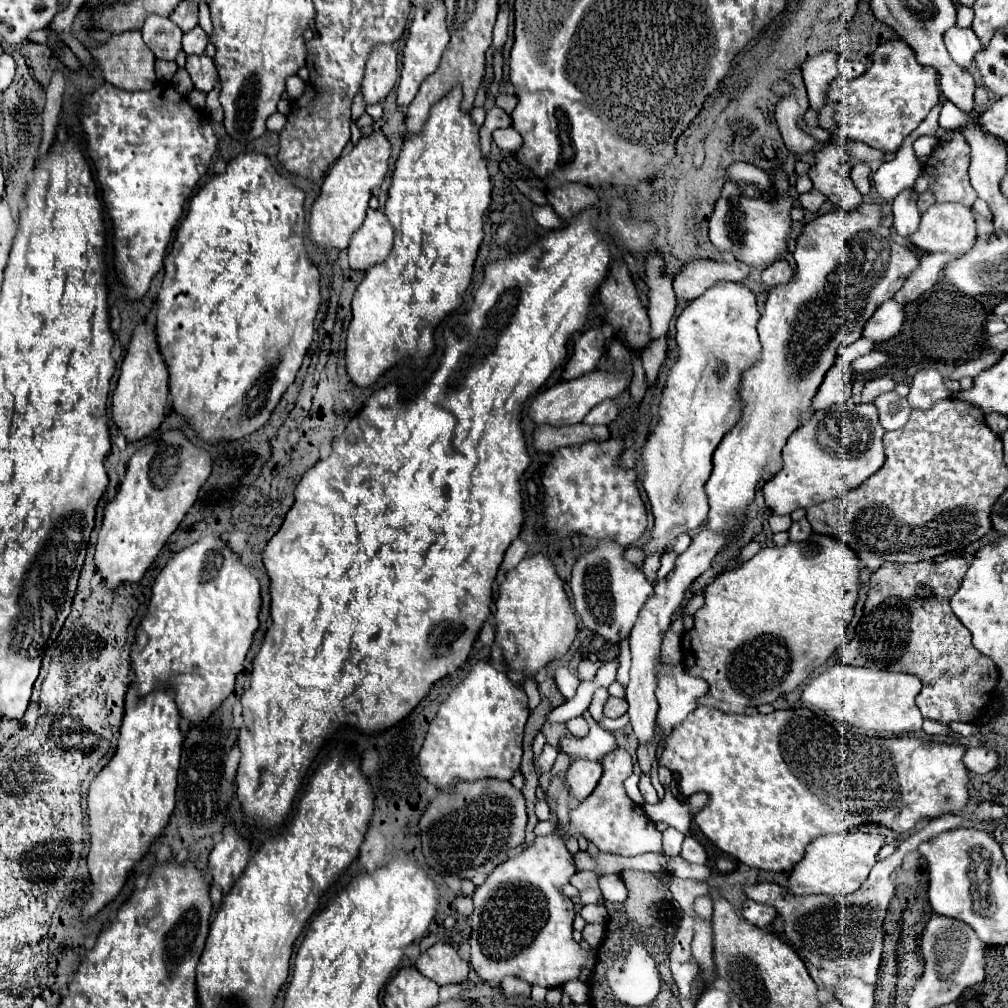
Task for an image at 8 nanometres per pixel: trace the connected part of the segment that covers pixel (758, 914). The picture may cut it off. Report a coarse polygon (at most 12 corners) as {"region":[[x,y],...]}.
{"region":[[746,900],[742,916],[760,928],[774,922],[778,912],[768,904]]}

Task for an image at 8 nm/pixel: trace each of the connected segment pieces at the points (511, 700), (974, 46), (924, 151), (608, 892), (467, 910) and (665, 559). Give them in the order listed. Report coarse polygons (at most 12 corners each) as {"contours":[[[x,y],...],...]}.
{"contours":[[[490,658],[440,704],[418,754],[438,788],[510,780],[530,716]],[[954,26],[946,32],[946,48],[964,70],[982,50],[970,28]],[[920,136],[914,140],[918,158],[926,158],[936,146],[934,136]],[[620,874],[600,876],[602,898],[624,902],[626,886]],[[456,896],[454,906],[458,914],[468,918],[472,914],[472,898]],[[674,554],[662,556],[656,580],[664,580],[674,568]]]}

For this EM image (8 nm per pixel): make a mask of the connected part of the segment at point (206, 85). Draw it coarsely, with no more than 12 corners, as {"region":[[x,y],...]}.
{"region":[[206,54],[186,58],[196,88],[210,92],[218,72]]}

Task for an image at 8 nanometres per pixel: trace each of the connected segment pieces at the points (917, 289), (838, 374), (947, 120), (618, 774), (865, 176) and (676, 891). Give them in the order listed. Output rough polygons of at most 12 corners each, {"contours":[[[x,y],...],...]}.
{"contours":[[[922,256],[918,270],[896,292],[900,304],[916,300],[936,284],[942,266],[956,256]],[[842,358],[826,372],[812,410],[850,400],[852,364]],[[952,102],[940,112],[940,126],[958,130],[980,120],[982,112],[964,112]],[[632,756],[602,760],[596,790],[570,812],[570,836],[600,852],[662,852],[662,834],[624,780]],[[858,163],[851,170],[855,187],[863,196],[871,190],[871,168]],[[672,878],[670,892],[682,908],[710,892],[704,882]]]}

